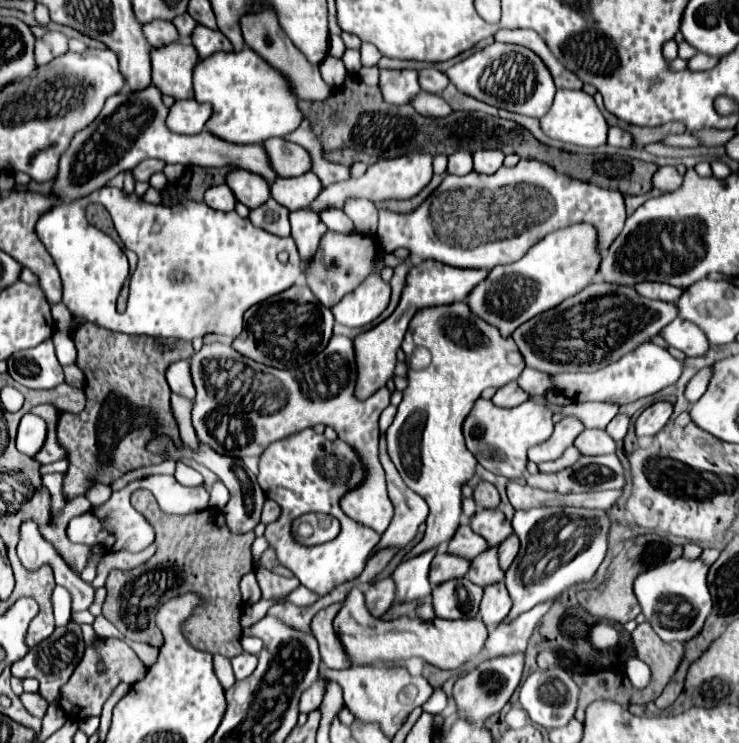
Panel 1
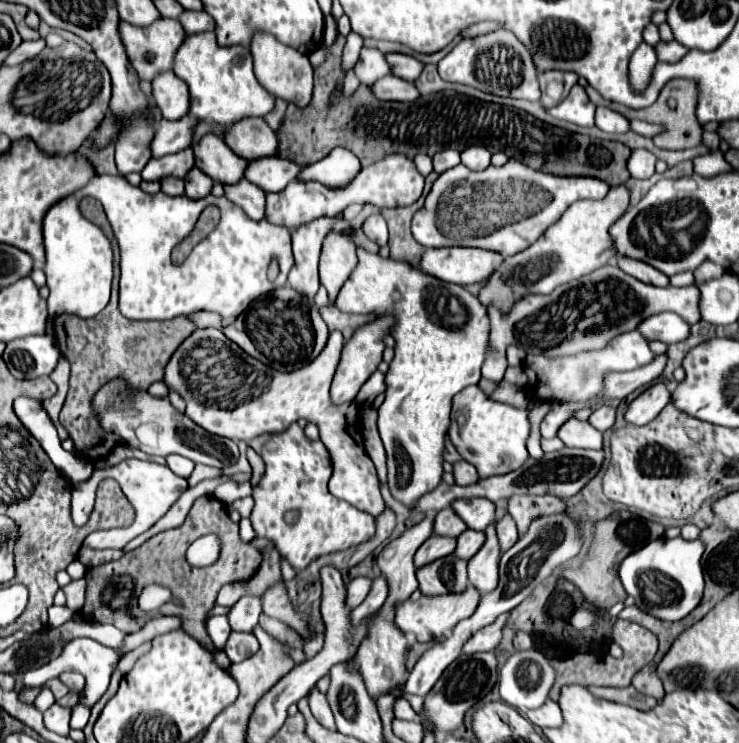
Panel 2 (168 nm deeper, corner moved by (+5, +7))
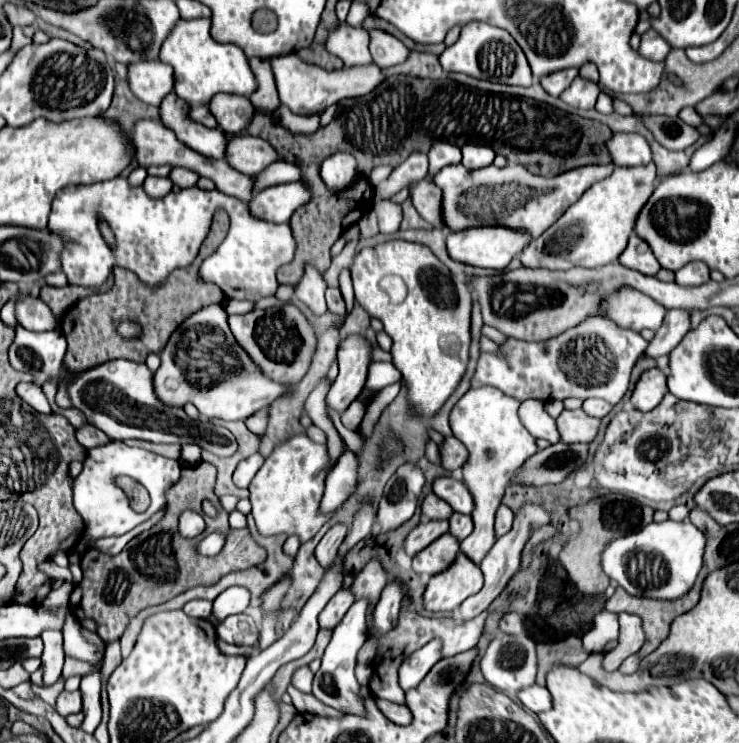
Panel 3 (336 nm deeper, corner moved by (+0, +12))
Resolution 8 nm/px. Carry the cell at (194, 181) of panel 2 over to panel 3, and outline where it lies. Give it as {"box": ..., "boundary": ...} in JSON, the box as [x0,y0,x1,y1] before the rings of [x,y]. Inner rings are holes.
{"box":[169,168,199,188],"boundary":[[[173,168],[171,176],[169,176],[175,184],[179,184],[181,188],[191,188],[191,186],[197,186],[199,182],[199,174],[193,172],[193,170],[187,170],[187,168]]]}

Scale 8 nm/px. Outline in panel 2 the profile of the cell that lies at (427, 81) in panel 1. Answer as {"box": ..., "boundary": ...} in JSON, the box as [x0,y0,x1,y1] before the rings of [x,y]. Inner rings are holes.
{"box":[384,53,422,81],"boundary":[[[386,53],[384,55],[392,73],[398,75],[400,79],[406,81],[414,81],[418,77],[418,73],[422,73],[422,63],[410,55],[402,55],[402,53]]]}

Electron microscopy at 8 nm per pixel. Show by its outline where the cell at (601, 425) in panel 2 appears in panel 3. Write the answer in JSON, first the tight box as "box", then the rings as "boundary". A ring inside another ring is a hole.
{"box":[583,398,611,418],"boundary":[[[589,398],[583,402],[583,410],[589,414],[589,416],[595,416],[595,418],[603,418],[611,412],[611,404],[607,404],[605,400],[599,400],[599,398]]]}

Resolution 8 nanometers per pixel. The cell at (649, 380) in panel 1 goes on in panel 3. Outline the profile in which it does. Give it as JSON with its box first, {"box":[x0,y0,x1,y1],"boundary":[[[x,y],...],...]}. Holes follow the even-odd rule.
{"box":[471,316,647,406],"boundary":[[[595,316],[547,342],[521,342],[509,338],[501,348],[507,354],[505,358],[481,352],[471,388],[495,386],[519,402],[527,398],[543,402],[565,398],[603,398],[615,406],[625,396],[631,370],[647,346],[647,340],[639,332],[621,328],[609,318]]]}

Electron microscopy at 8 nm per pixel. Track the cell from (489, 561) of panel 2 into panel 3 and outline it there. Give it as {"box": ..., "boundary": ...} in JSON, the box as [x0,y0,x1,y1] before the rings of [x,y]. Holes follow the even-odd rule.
{"box":[451,386,537,566],"boundary":[[[491,386],[467,390],[451,410],[453,436],[461,440],[469,450],[469,460],[463,466],[463,478],[475,498],[475,510],[473,510],[475,530],[469,538],[461,542],[461,552],[467,554],[467,558],[473,560],[477,566],[495,544],[495,530],[493,530],[495,512],[501,506],[501,498],[507,484],[521,468],[521,464],[537,452],[535,438],[527,432],[527,428],[523,428],[517,410],[519,410],[519,400],[505,396],[503,392]]]}

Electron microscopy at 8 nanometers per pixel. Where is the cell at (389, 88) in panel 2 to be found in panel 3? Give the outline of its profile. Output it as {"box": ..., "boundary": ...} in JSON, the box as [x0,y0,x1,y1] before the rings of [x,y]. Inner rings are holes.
{"box":[271,54,387,116],"boundary":[[[297,54],[273,56],[271,58],[271,68],[273,68],[273,74],[275,74],[281,104],[285,104],[295,114],[307,114],[307,116],[323,112],[325,108],[329,108],[331,104],[337,104],[343,98],[365,96],[387,80],[387,74],[377,64],[327,72],[319,66],[309,66]]]}

